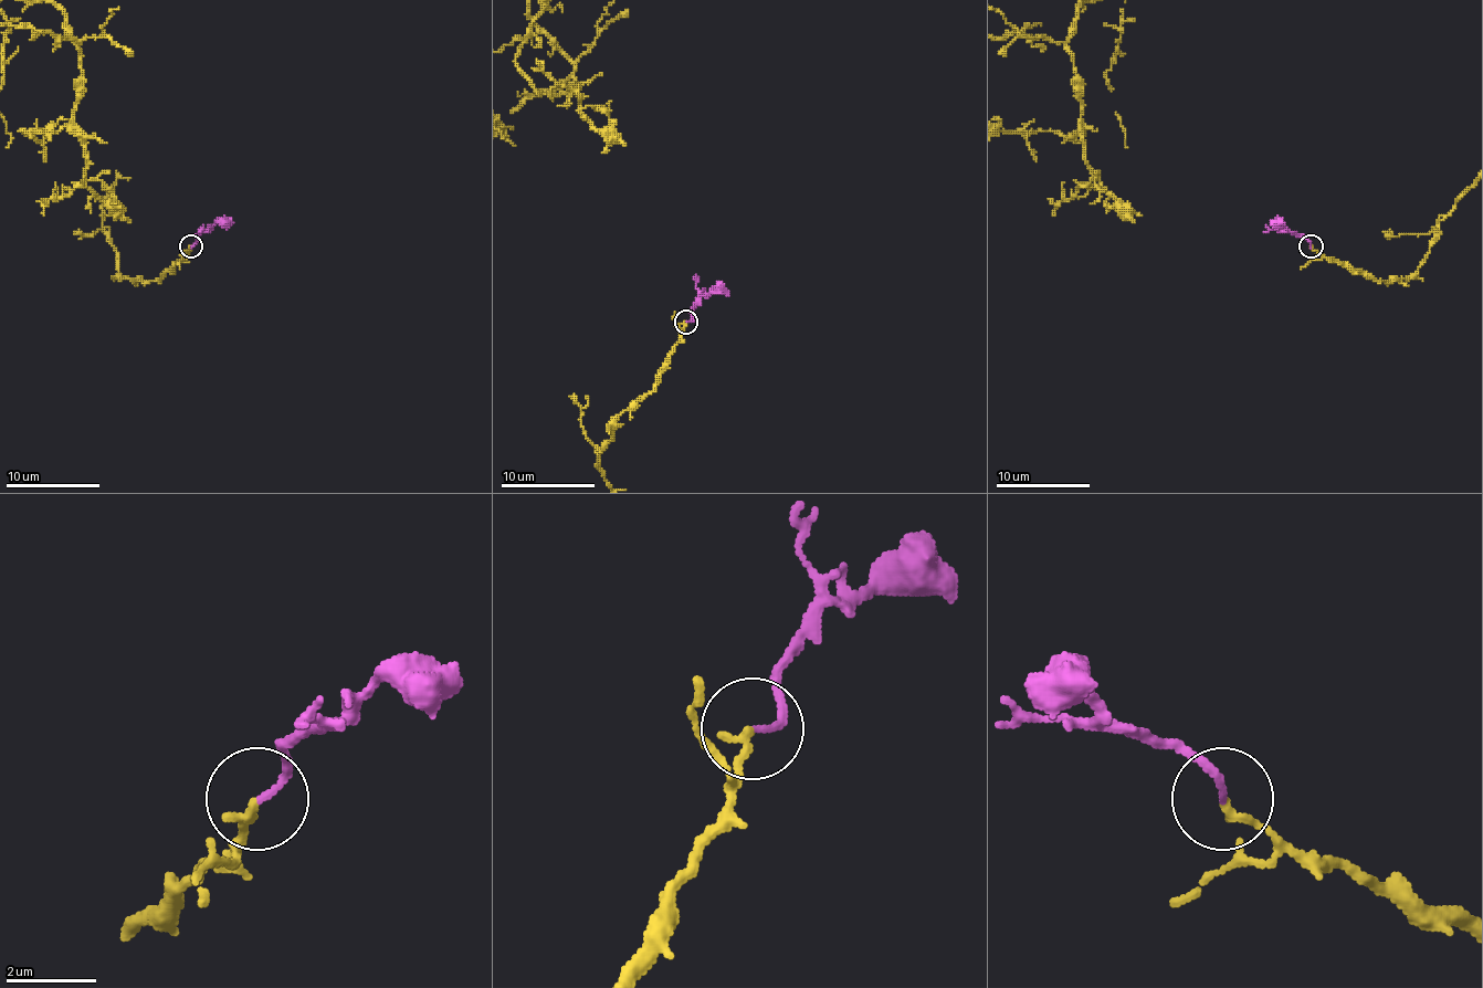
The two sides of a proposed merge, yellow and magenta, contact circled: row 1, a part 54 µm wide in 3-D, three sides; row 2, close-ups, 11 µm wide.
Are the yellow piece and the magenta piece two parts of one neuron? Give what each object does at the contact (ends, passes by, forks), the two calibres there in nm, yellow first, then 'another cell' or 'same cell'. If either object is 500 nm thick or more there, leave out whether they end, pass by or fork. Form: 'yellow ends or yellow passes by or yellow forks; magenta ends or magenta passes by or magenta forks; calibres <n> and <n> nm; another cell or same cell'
yellow ends; magenta ends; calibres 200 and 140 nm; same cell

